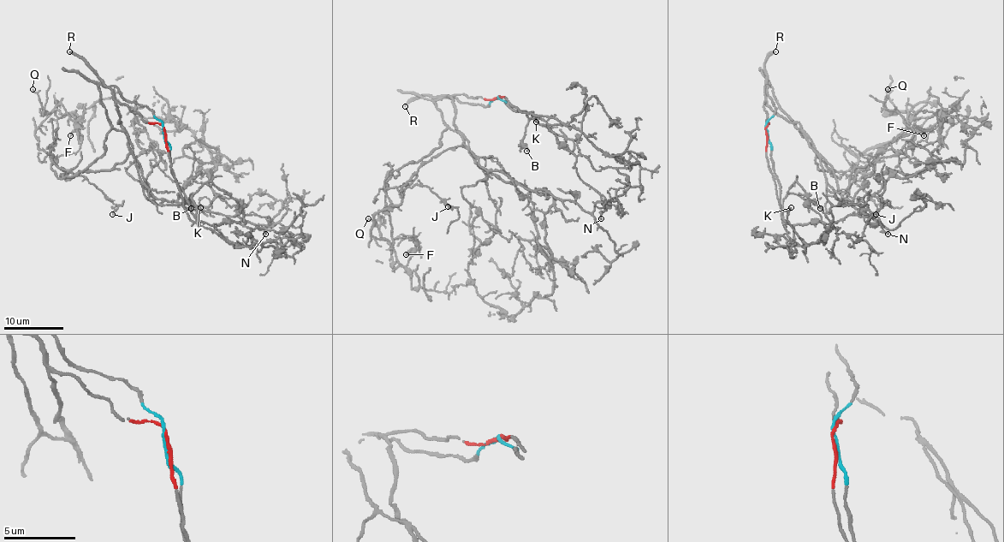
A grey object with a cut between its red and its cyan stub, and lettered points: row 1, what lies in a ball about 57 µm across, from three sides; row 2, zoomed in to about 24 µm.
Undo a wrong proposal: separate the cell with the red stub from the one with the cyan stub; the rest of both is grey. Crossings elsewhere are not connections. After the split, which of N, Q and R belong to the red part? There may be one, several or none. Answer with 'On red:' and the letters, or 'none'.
On red: Q, R

